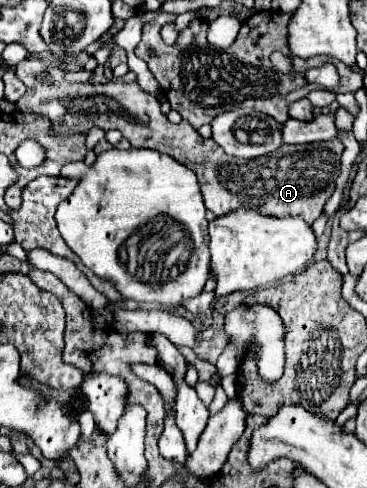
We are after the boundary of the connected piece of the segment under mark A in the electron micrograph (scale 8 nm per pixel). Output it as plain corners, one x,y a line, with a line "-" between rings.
26,58
26,60
22,60
18,66
16,66
16,76
28,86
28,88
32,88
32,112
34,114
42,114
42,116
48,116
48,118
52,118
54,122
56,122
56,128
58,128
58,132
62,132
62,134
72,134
72,132
88,132
88,128
92,128
92,124
96,124
98,128
102,128
102,130
110,130
110,128
116,128
116,130
120,130
122,132
122,136
134,146
134,148
150,148
150,150
158,150
158,152
162,152
162,154
168,154
168,156
172,156
174,160
178,160
180,164
184,164
184,166
190,166
192,170
194,170
194,174
198,176
198,182
200,182
200,188
202,188
202,196
204,196
204,204
206,204
206,208
208,210
212,210
214,212
214,216
222,216
222,214
228,214
228,212
232,212
232,210
236,210
236,208
246,208
246,206
252,206
252,208
256,208
256,210
262,210
262,214
272,214
272,216
284,216
284,214
298,214
298,216
302,216
308,224
312,224
320,214
322,214
322,210
324,210
324,204
328,202
328,198
332,196
332,192
334,192
334,180
336,180
336,176
340,174
340,156
342,156
342,150
344,150
344,146
342,146
342,142
338,140
338,138
332,138
332,140
328,140
328,142
314,142
314,144
304,144
304,146
290,146
290,144
284,144
282,146
282,150
278,150
276,154
282,154
282,160
280,158
276,158
276,160
272,160
272,156
260,156
260,158
254,158
254,160
242,160
242,158
232,158
232,156
226,156
224,154
224,150
214,142
214,140
204,140
196,130
194,130
194,126
190,126
190,122
186,122
186,120
182,120
180,124
172,124
162,112
160,112
160,102
158,102
158,98
154,98
152,94
148,94
148,92
144,92
136,82
134,84
124,84
124,82
108,82
108,84
76,84
76,82
72,82
72,84
68,84
68,82
64,82
62,80
62,76
64,76
64,70
62,68
58,68
58,66
50,66
50,64
44,64
42,60
36,60
36,58

